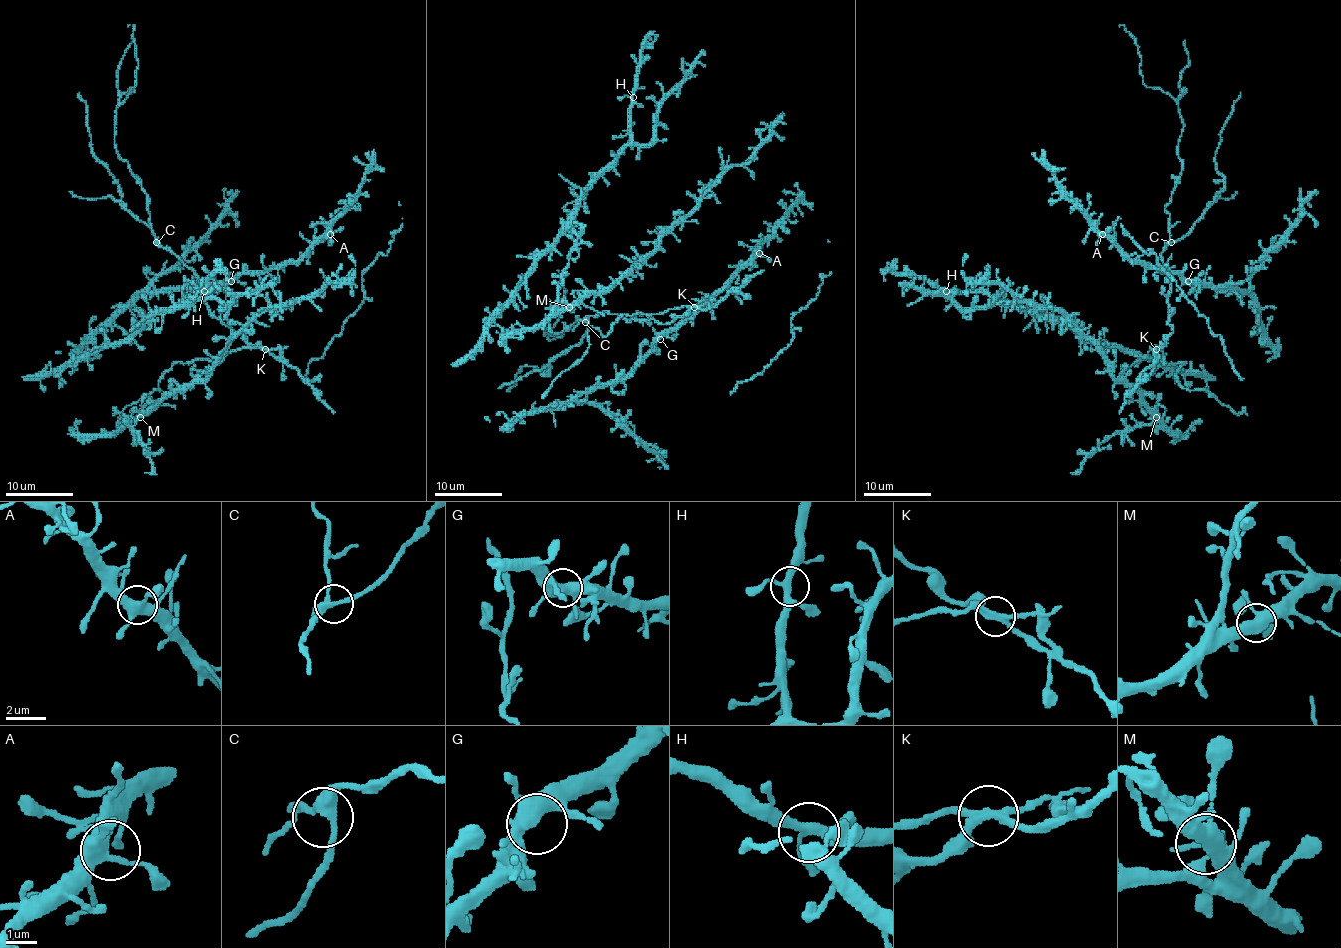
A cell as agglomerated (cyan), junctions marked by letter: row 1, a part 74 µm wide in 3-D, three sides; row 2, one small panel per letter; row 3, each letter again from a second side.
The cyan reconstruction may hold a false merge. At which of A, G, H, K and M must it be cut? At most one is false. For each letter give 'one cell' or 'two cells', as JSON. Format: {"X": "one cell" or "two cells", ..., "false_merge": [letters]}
{"A": "one cell", "G": "one cell", "H": "one cell", "K": "two cells", "M": "one cell", "false_merge": ["K"]}

